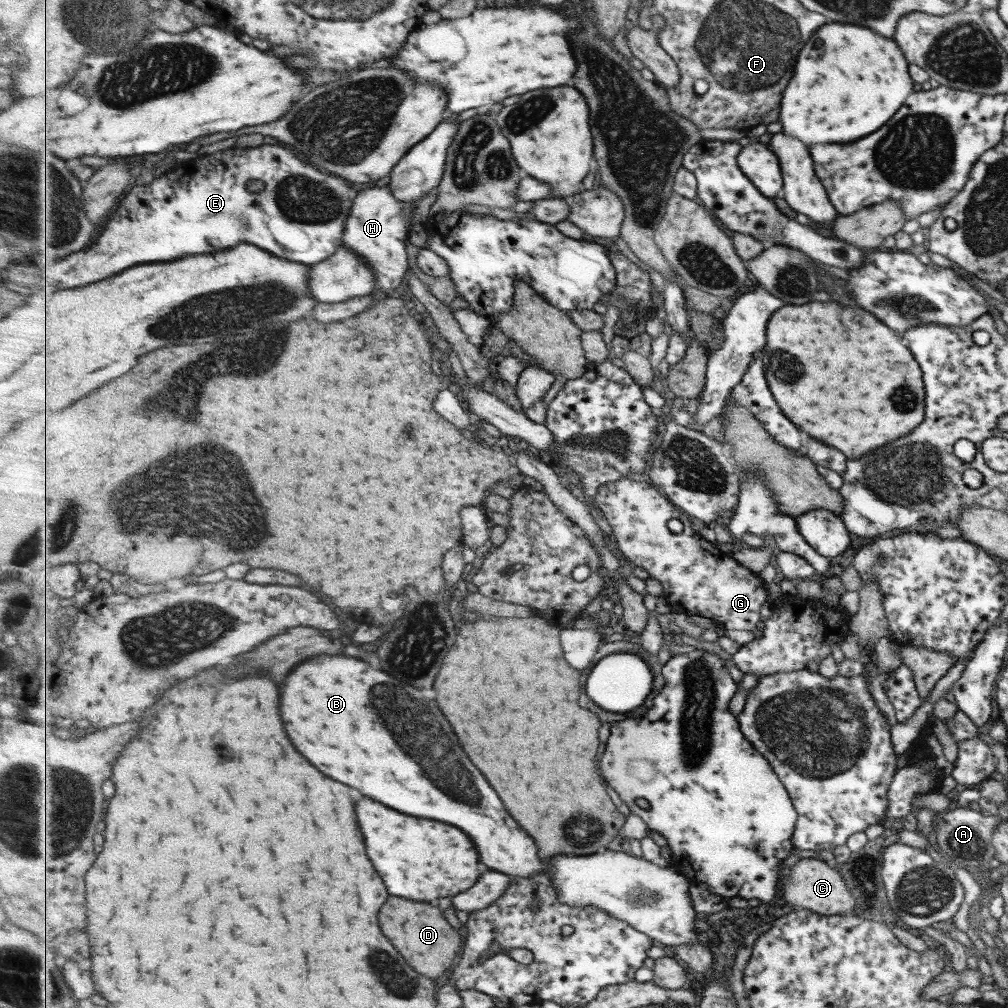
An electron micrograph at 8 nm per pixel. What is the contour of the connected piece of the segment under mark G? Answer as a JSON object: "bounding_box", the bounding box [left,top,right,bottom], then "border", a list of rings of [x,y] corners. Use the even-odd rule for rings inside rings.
{"bounding_box":[596,478,773,631],"border":[[[624,478],[604,483],[596,500],[613,528],[623,555],[661,583],[663,596],[674,611],[684,612],[690,617],[700,614],[706,618],[714,618],[725,630],[753,631],[760,626],[760,622],[763,622],[762,608],[766,602],[773,601],[773,595],[768,593],[769,584],[766,580],[763,580],[759,573],[742,565],[734,558],[733,553],[726,554],[717,542],[708,542],[706,538],[697,534],[694,530],[693,517],[677,507],[658,486],[650,482],[640,480],[632,482]],[[674,518],[678,518],[685,525],[683,533],[676,534],[670,530],[668,524]]]}

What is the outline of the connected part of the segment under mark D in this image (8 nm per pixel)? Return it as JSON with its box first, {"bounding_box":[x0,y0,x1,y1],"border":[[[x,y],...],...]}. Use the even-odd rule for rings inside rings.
{"bounding_box":[380,896,462,978],"border":[[[392,896],[388,904],[384,904],[384,912],[380,912],[380,922],[384,924],[384,932],[388,932],[390,940],[404,952],[410,964],[428,978],[440,978],[450,970],[462,952],[462,934],[446,920],[444,912],[432,904]]]}

